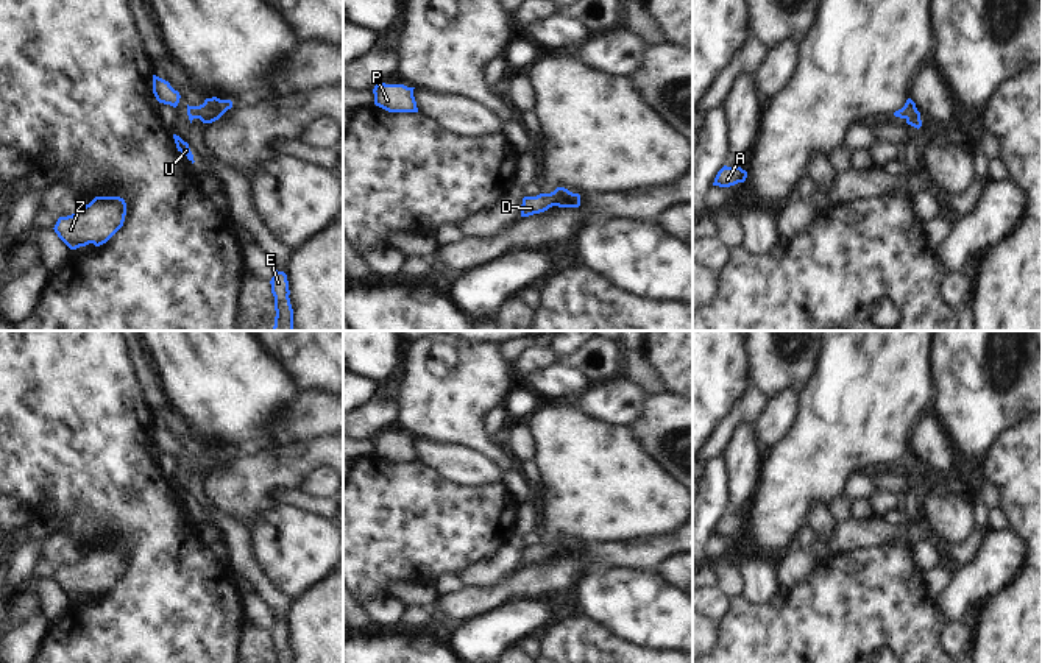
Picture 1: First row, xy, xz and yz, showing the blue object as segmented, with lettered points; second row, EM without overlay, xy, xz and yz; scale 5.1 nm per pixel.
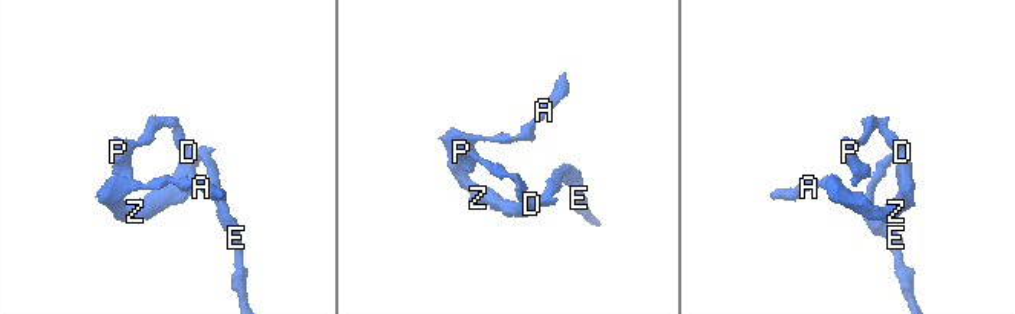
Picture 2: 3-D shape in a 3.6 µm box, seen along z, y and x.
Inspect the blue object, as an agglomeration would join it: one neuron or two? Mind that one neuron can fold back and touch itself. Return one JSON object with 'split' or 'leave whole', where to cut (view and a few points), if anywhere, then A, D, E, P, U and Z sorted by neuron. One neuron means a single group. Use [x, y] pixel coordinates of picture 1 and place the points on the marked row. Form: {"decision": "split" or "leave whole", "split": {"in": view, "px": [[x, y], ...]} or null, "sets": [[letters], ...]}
{"decision": "leave whole", "split": null, "sets": [["A", "D", "E", "P", "U", "Z"]]}

